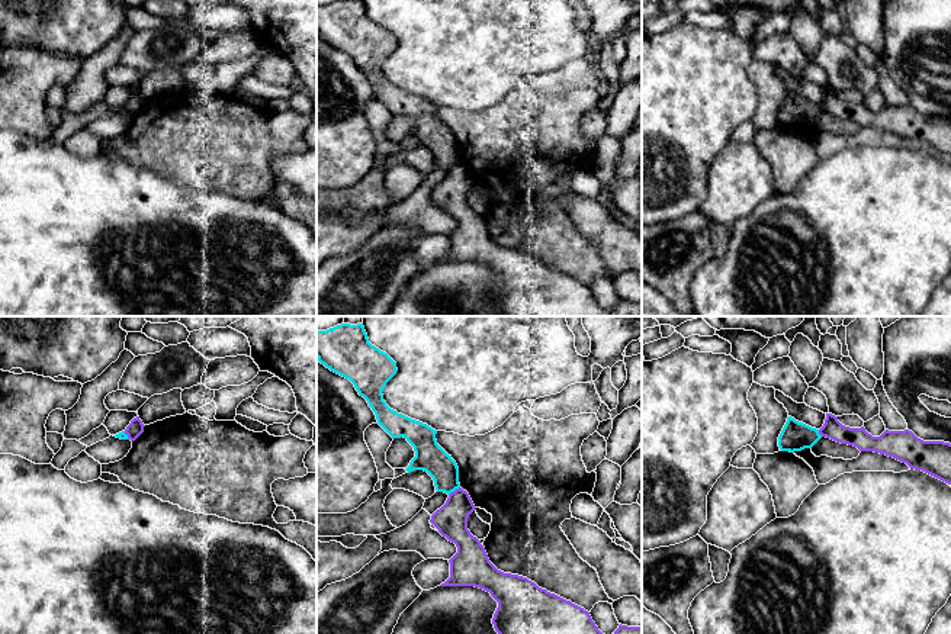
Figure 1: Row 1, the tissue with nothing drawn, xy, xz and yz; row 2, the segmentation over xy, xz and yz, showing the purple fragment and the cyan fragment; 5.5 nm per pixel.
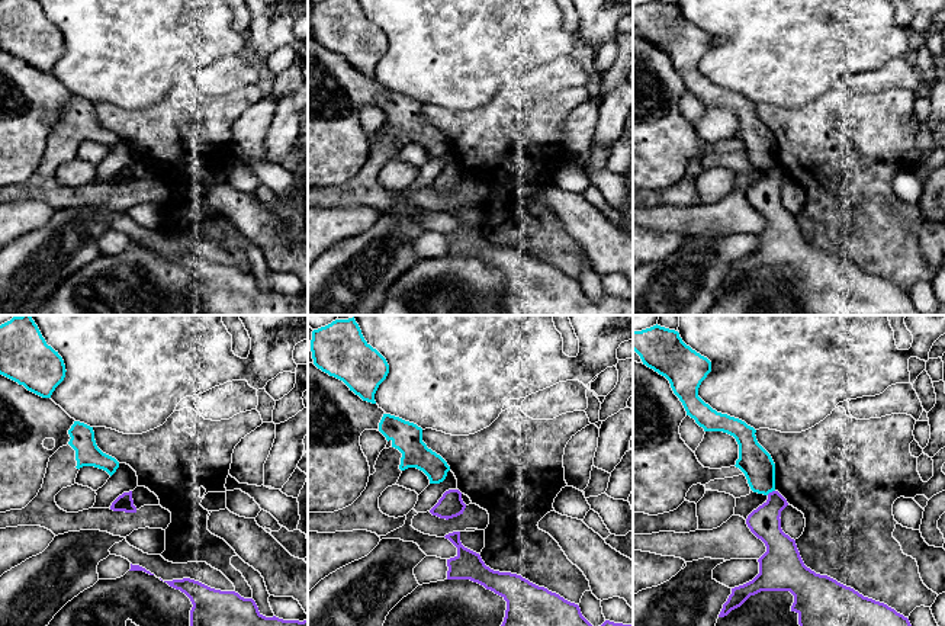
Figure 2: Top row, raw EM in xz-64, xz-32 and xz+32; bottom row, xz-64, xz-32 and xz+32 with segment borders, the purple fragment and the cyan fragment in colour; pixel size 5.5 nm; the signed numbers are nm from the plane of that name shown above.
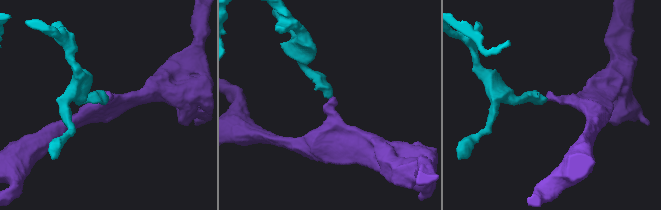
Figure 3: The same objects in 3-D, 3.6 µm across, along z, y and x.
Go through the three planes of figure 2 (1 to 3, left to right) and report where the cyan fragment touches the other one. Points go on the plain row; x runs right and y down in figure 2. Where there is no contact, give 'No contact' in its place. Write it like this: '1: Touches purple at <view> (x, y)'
1: No contact
2: No contact
3: Touches purple at xz+32 (770, 167)

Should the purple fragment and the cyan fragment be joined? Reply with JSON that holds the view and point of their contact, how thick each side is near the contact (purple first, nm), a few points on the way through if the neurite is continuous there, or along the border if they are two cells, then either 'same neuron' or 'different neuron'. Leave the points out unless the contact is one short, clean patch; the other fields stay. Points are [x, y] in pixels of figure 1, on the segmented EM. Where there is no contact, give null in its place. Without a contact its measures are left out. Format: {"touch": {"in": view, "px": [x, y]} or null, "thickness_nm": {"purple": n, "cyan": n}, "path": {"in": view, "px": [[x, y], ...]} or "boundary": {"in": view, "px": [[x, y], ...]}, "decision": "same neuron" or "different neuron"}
{"touch": {"in": "xz", "px": [455, 491]}, "thickness_nm": {"purple": 180, "cyan": 160}, "boundary": {"in": "xz", "px": [[459, 486], [449, 495]]}, "decision": "different neuron"}

